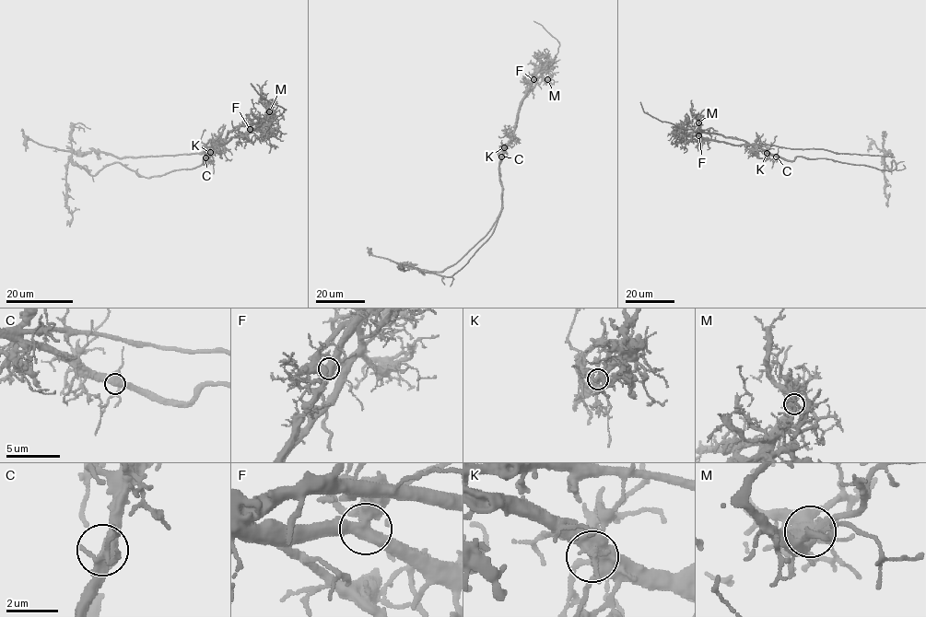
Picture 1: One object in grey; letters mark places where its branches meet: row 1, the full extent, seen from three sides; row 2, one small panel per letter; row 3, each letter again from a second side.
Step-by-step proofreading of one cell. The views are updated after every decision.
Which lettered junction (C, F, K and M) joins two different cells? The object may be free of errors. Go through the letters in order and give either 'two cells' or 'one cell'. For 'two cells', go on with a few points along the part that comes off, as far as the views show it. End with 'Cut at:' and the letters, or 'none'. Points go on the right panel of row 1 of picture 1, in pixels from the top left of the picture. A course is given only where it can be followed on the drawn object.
C: one cell
F: two cells | (698, 135), (793, 160), (830, 158), (888, 171), (894, 160), (889, 169), (883, 162), (886, 205)
K: one cell
M: one cell
Cut at: F

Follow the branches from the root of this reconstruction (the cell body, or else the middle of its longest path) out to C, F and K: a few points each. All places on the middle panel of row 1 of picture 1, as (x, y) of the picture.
C: (502, 185), (498, 170), (501, 157)
F: (502, 185), (499, 163), (510, 140), (520, 101), (533, 79)
K: (502, 185), (498, 167), (504, 147)

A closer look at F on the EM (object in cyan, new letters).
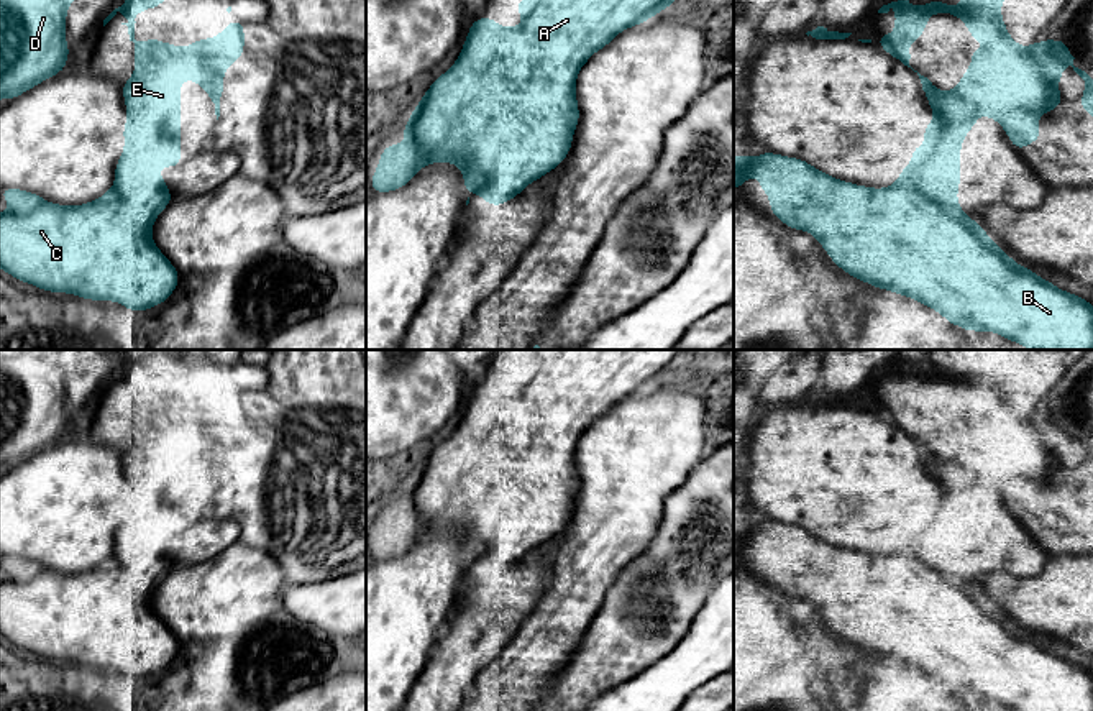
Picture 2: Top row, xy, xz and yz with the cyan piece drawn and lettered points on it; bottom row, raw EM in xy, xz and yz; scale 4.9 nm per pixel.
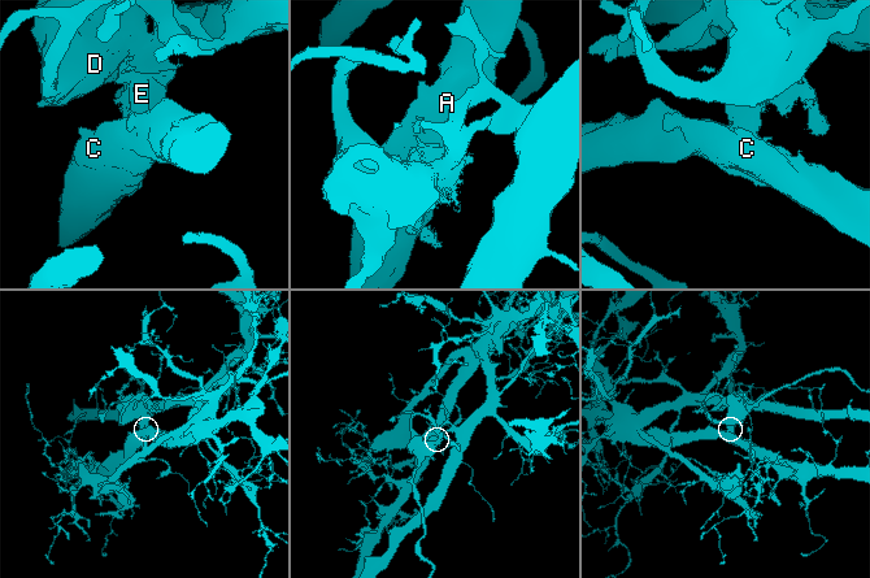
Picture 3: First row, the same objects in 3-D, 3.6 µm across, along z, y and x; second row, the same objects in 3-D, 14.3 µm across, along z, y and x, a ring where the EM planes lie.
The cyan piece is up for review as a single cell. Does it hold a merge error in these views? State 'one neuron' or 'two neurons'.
two neurons

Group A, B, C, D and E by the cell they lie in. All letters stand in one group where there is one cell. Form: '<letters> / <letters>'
A B C / D E

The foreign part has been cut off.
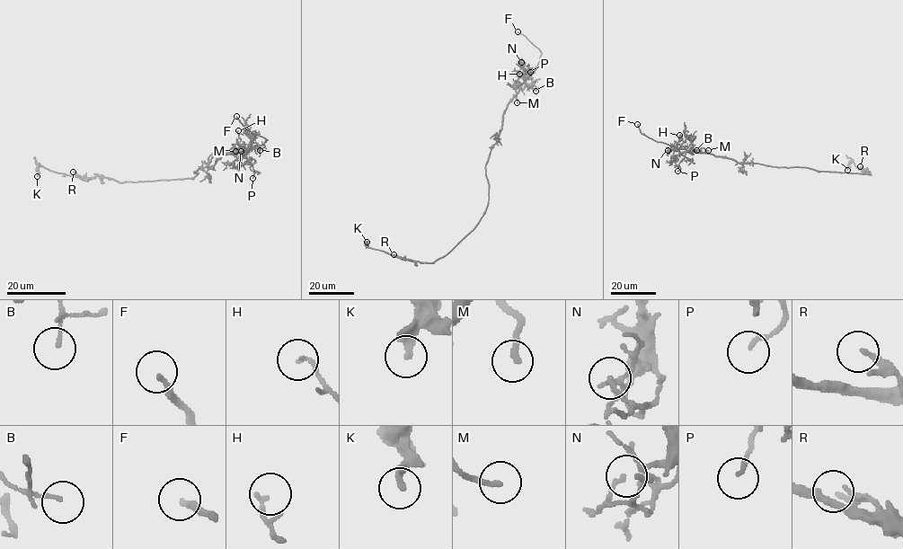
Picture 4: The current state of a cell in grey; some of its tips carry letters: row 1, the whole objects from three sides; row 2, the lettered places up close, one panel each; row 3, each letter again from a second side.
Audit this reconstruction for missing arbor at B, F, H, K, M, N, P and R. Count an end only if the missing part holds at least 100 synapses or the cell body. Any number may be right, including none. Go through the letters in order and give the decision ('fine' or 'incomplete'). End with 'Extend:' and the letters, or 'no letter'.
B: fine
F: incomplete
H: fine
K: fine
M: fine
N: fine
P: fine
R: fine
Extend: F

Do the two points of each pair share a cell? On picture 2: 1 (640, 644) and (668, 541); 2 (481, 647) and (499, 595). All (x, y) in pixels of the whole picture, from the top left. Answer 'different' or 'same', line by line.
1: same
2: same

